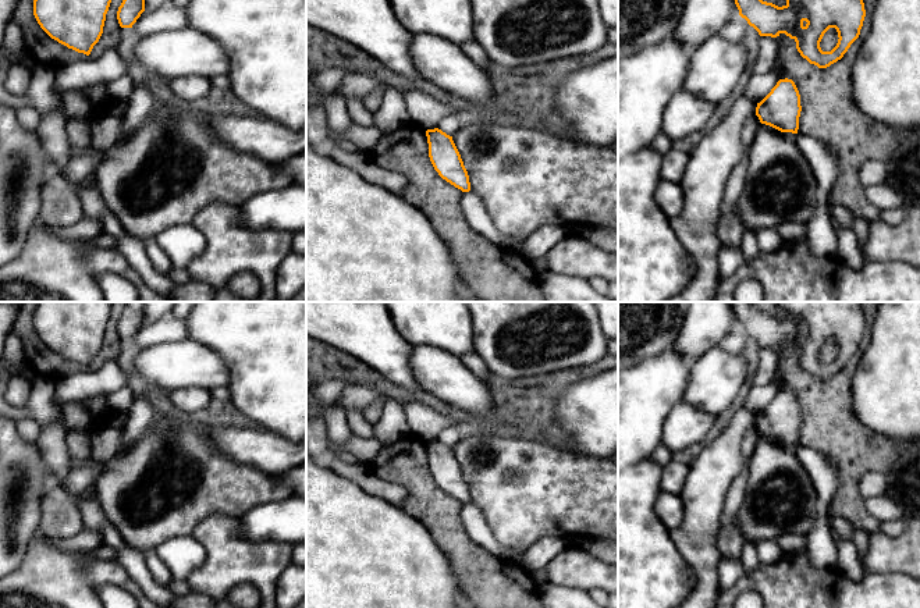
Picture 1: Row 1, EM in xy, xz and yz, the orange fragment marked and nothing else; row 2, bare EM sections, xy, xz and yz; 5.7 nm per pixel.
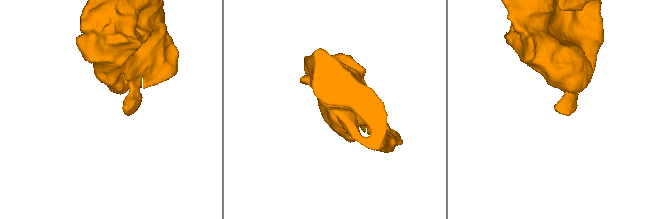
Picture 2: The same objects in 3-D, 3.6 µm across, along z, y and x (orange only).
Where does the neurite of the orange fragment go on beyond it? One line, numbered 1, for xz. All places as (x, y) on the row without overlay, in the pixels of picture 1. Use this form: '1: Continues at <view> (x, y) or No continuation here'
1: No continuation here

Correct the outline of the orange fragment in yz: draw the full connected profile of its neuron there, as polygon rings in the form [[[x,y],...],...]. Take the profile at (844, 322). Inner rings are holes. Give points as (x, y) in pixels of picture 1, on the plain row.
[[[729,302],[729,305],[735,312],[739,327],[760,348],[777,349],[785,345],[796,353],[800,367],[818,380],[827,380],[843,369],[850,356],[859,349],[866,328],[860,302],[777,302],[786,312],[782,319],[763,313],[752,302]],[[830,339],[836,341],[839,351],[831,363],[823,363],[820,353]]]

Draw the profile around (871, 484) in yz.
[[[867,472],[859,481],[859,491],[864,498],[888,495],[891,481],[887,473]]]

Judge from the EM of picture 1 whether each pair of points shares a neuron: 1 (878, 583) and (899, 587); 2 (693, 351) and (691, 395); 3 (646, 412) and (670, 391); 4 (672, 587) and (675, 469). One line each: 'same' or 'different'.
1: same
2: different
3: same
4: different

